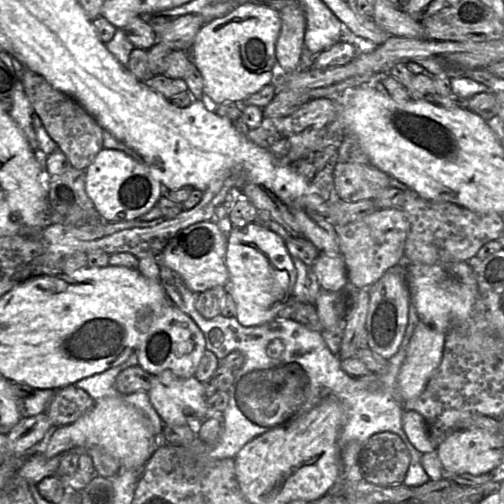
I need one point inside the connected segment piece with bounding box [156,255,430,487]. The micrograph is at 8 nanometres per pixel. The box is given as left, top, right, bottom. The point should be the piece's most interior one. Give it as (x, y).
(288, 369)

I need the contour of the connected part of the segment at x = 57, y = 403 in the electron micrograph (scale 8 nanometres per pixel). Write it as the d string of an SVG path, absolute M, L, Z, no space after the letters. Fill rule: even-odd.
M75 385L56 390L48 404L46 414L54 427L71 424L81 418L94 405L94 400Z

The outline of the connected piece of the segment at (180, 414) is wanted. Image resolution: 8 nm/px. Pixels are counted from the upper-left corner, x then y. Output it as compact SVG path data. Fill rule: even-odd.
M170 370L152 376L151 388L147 392L150 402L164 424L189 425L196 434L205 420L206 398L204 388L194 376L180 378Z

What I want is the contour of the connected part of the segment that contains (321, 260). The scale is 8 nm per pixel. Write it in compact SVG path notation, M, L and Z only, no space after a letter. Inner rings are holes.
M320 253L311 268L322 290L340 292L349 284L346 264L341 255Z

